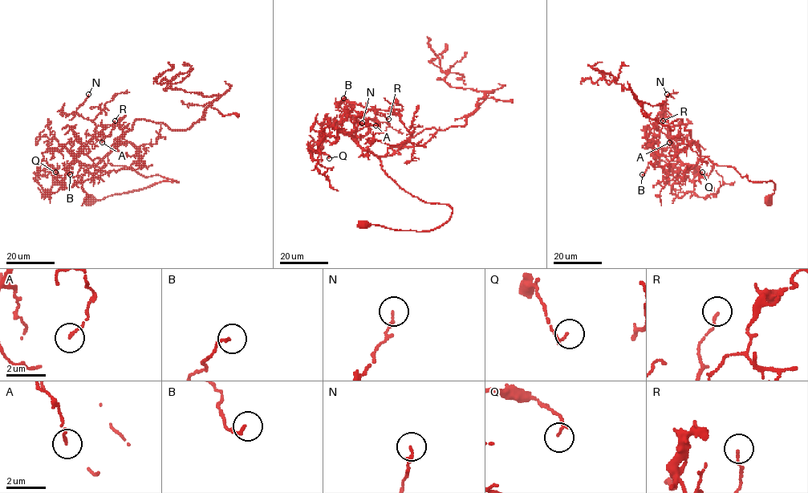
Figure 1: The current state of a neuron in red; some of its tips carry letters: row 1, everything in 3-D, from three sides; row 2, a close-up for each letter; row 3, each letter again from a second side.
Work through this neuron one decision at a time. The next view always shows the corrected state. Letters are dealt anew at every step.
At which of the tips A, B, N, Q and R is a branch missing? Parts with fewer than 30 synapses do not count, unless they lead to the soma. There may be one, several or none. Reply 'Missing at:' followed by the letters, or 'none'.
Missing at: none

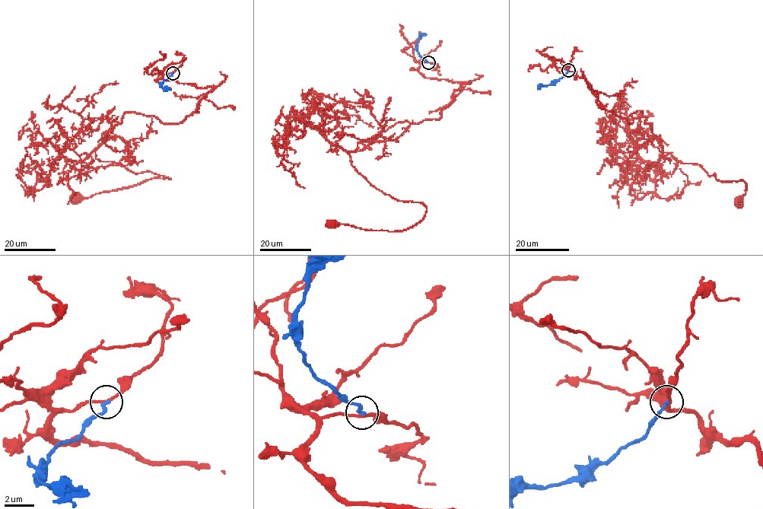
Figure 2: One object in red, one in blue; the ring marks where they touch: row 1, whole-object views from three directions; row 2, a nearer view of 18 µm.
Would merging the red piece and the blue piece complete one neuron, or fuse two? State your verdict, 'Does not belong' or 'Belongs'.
Does not belong

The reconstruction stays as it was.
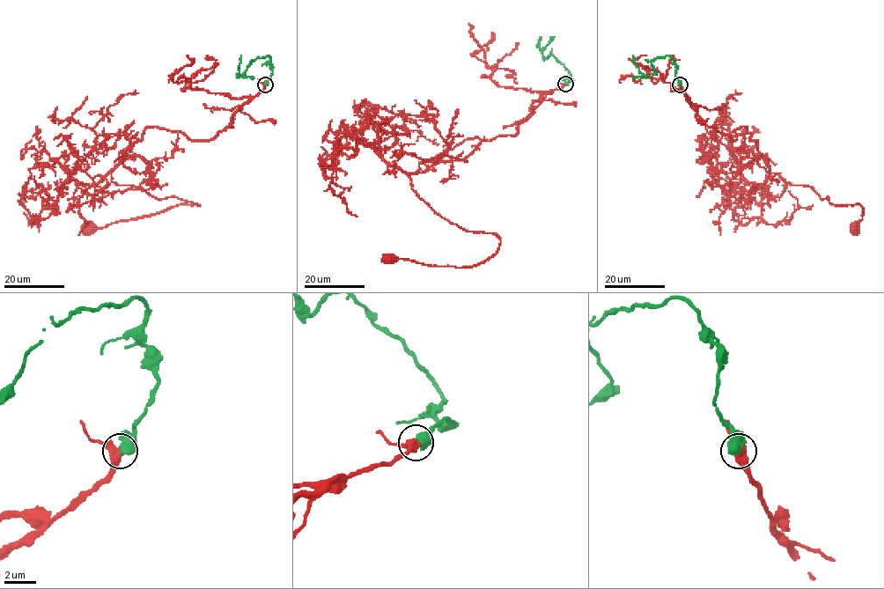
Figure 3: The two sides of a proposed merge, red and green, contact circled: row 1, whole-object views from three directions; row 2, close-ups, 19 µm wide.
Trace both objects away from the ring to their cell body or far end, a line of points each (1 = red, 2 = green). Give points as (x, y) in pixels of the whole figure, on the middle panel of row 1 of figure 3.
1: (565, 84), (514, 135), (464, 140), (409, 175), (437, 213), (494, 233), (498, 250), (465, 267), (388, 260)
2: (565, 84), (572, 80), (570, 78), (570, 75), (553, 55), (546, 60), (542, 55), (538, 45), (541, 37)

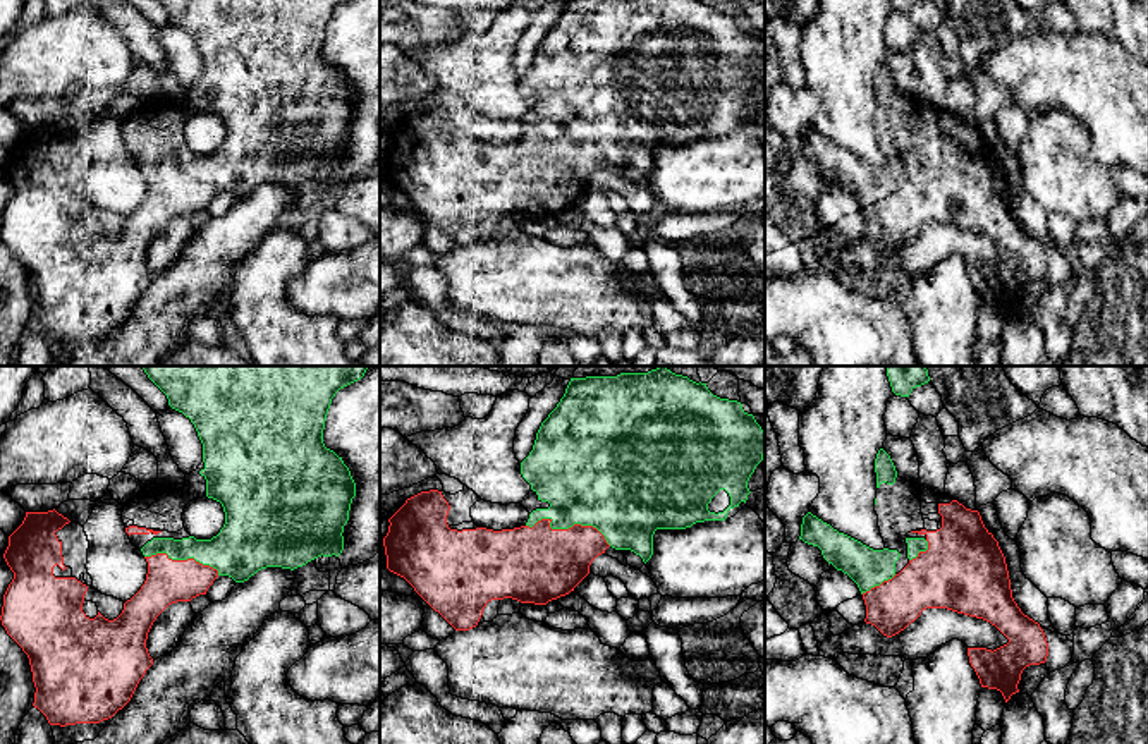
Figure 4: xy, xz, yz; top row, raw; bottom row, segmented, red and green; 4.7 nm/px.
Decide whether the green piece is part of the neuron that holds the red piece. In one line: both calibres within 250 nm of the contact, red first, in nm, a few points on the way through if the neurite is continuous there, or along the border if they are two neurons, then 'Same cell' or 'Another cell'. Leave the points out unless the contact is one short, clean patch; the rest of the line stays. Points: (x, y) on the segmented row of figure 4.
Thickness 360 nm (red) against 440 nm. Same cell

